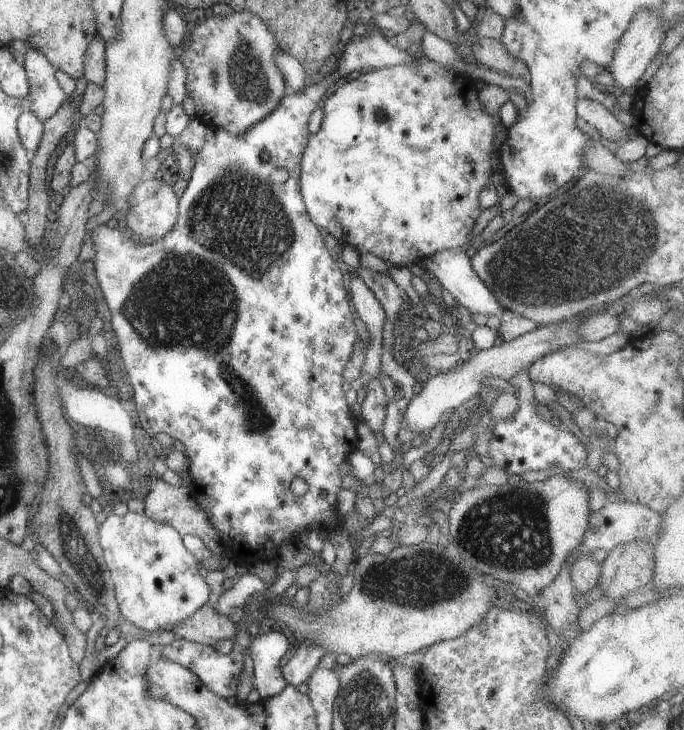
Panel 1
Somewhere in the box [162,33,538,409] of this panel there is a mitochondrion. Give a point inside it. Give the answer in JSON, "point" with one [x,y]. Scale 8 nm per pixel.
{"point":[246,75]}

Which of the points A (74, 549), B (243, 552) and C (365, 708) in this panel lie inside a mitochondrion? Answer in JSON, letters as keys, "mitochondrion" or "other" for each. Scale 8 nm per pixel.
{"A":"mitochondrion","B":"other","C":"mitochondrion"}

